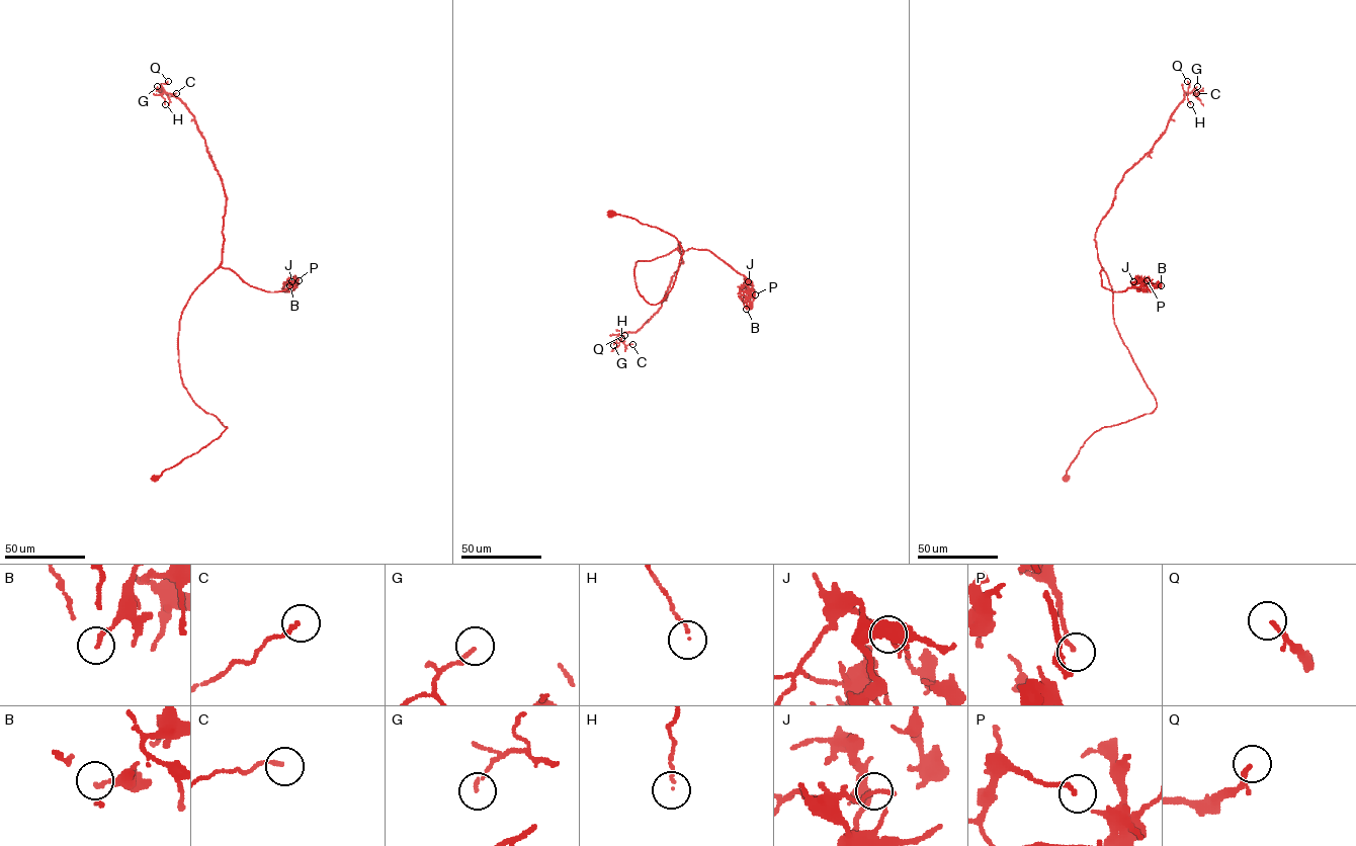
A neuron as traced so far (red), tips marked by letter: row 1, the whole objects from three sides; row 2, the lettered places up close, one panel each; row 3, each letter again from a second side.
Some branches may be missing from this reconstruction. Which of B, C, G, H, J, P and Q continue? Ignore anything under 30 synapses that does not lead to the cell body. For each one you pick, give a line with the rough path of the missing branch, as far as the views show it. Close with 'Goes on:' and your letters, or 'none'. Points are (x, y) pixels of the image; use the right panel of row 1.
Goes on: none

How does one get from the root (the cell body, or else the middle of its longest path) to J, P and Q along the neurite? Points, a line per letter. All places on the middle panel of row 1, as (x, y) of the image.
J: (611, 214), (683, 250), (670, 291), (650, 304), (636, 263), (676, 249), (708, 250), (748, 281)
P: (611, 214), (683, 250), (670, 291), (649, 304), (636, 263), (676, 249), (709, 250), (755, 294)
Q: (611, 214), (683, 250), (656, 305), (637, 289), (636, 262), (680, 242), (661, 307), (624, 335)

